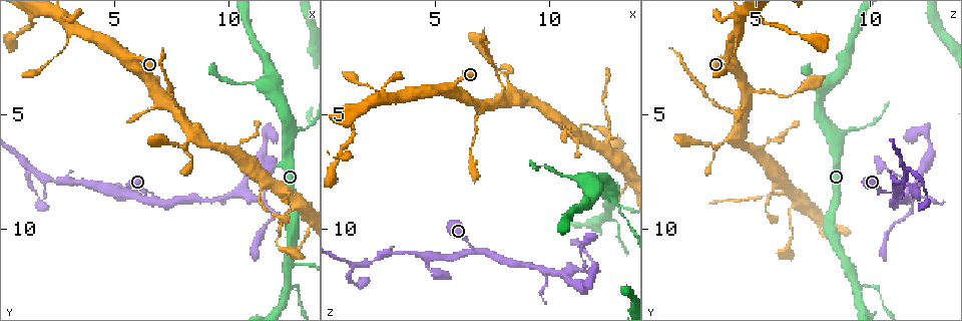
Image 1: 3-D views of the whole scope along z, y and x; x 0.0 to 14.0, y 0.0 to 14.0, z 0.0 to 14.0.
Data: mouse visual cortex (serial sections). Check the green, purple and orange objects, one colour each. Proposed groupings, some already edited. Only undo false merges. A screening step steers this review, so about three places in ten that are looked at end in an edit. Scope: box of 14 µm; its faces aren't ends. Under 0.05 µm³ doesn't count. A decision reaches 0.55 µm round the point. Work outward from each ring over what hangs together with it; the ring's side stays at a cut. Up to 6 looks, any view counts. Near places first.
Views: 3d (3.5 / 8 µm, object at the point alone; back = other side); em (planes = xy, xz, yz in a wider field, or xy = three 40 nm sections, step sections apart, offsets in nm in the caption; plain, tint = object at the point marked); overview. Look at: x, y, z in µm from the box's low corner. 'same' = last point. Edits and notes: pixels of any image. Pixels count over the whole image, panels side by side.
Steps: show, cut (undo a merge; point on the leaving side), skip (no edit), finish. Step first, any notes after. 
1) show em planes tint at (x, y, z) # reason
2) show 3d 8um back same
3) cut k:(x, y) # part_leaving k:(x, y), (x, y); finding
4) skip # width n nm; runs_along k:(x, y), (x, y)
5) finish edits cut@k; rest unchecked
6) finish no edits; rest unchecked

show 3d 3.5um back at (6.7, 8.6, 11.1) # side arm on a straight run

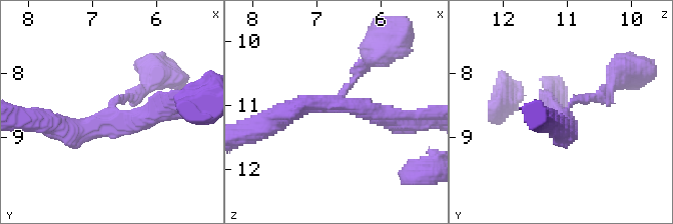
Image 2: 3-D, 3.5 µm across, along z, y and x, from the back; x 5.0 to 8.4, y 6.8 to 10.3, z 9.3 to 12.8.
show em xy step 3 tint at (6.70, 8.60, 11.05) # arms 3; arm_widths 200, 300, 350 nm; now the EM

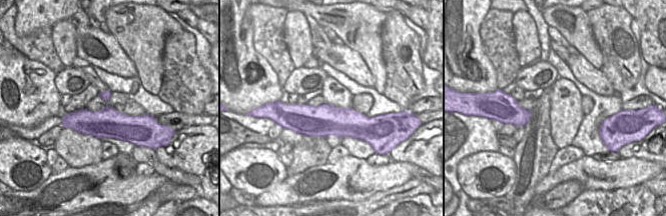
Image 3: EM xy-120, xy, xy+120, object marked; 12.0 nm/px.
show em xy step 5 tint same

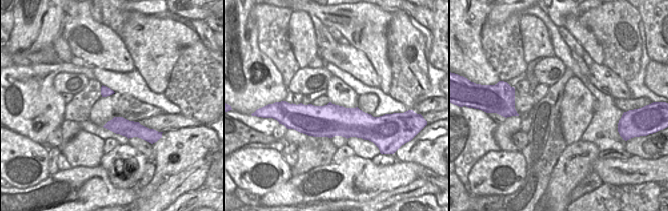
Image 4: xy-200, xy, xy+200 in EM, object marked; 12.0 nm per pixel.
skip # runs_along 2:(371, 60), (337, 106), (277, 117); one cell here

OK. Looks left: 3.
show 3d 3.5um at (11.5, 8.7, 11.8) # two arms in line, one across

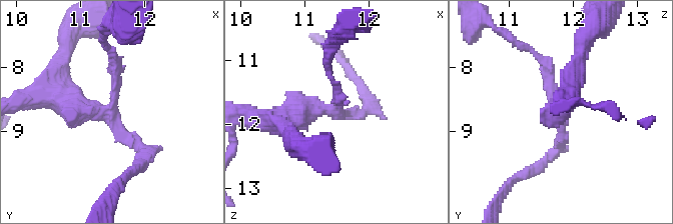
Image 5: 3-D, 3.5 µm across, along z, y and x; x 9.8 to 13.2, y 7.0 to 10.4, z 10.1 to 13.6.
show em xy step 3 tint at (11.40, 8.70, 11.75) # arms 3; arm_widths 150, 150, 400 nm; now the EM

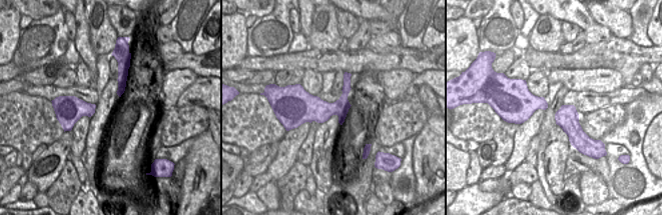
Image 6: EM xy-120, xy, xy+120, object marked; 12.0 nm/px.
show em xy step 5 tint same

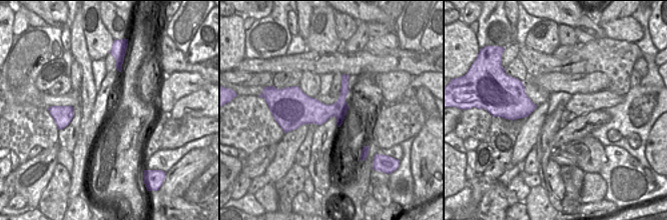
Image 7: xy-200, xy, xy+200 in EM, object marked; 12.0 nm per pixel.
skip # runs_along 5:(271, 120), (335, 108), (335, 87); one cell here

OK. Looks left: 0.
finish no edits; rest unchecked

